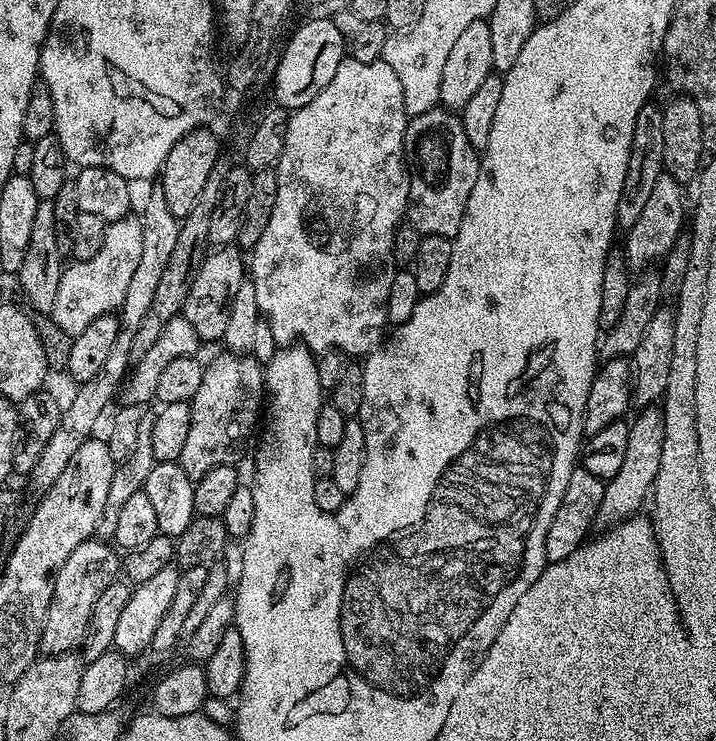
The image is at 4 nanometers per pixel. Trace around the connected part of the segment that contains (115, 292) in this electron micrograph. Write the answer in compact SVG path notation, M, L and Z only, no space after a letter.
M125 218L111 221L104 230L104 245L94 258L78 260L60 273L58 294L54 298L51 318L66 330L66 334L77 336L90 326L96 318L115 313L126 298L130 277L138 266L142 254L142 226L139 219Z

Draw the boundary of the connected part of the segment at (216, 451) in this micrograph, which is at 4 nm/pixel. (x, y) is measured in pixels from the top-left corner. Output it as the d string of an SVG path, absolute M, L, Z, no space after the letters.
M223 354L204 364L198 394L194 394L190 410L190 431L182 446L178 463L192 481L202 479L214 466L235 465L252 427L256 415L261 415L265 399L264 370L251 354Z

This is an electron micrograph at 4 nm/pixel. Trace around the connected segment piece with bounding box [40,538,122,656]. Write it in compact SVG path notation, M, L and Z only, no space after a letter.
M99 538L82 542L62 562L52 581L52 597L46 610L44 629L40 635L40 648L45 653L60 656L64 652L75 653L83 645L86 626L90 622L90 610L98 602L98 594L106 590L121 575L122 560L111 543Z

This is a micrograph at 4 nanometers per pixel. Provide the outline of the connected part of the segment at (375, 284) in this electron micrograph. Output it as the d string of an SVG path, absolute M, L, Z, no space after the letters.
M346 58L338 66L338 74L334 74L334 78L330 78L330 86L326 86L326 90L322 90L318 94L318 98L314 98L314 102L306 102L306 106L295 109L289 115L288 129L286 130L286 138L282 146L282 158L276 163L276 177L278 178L278 198L274 198L274 214L270 214L270 223L266 226L266 230L262 233L262 238L258 238L255 248L250 252L250 279L254 286L254 294L258 300L260 307L260 315L268 322L270 330L273 331L273 336L276 339L277 345L292 346L297 342L302 342L303 347L310 349L314 354L321 354L331 348L336 348L338 351L344 352L348 358L364 358L373 348L377 347L385 339L386 325L388 324L388 315L386 314L386 306L390 298L390 282L396 277L398 265L396 259L392 257L394 250L394 234L400 228L400 225L405 223L406 213L408 211L408 170L404 158L404 135L408 129L409 117L404 111L404 103L402 102L402 86L398 83L398 74L394 74L394 70L390 70L387 62L381 58L374 62L358 62L351 58Z

